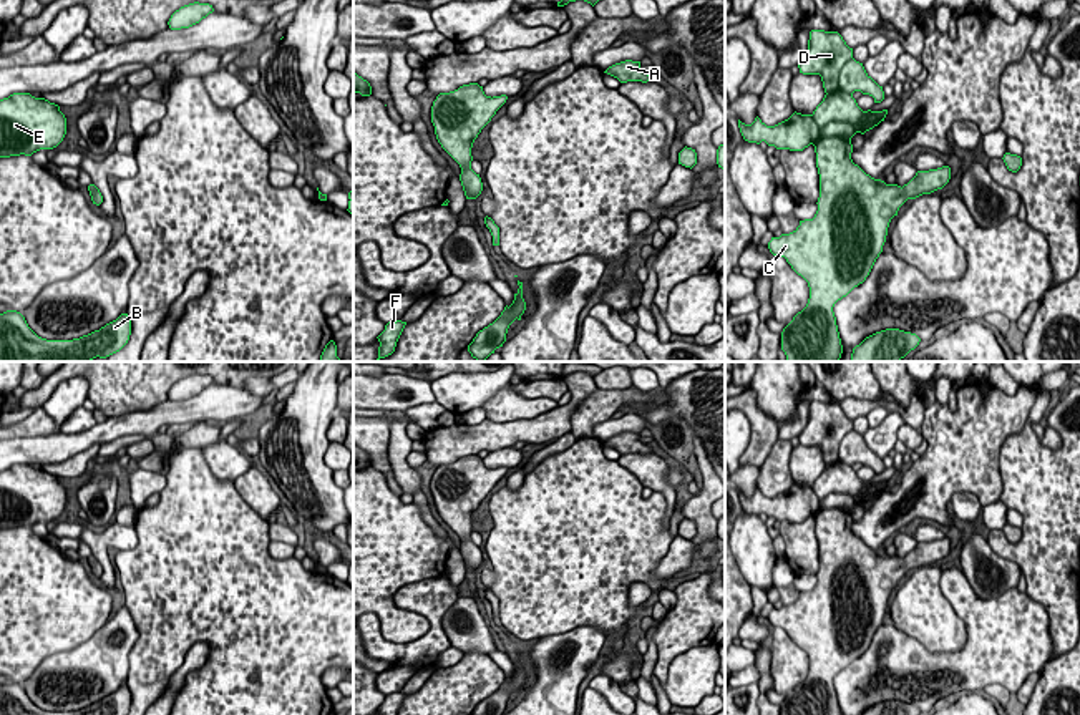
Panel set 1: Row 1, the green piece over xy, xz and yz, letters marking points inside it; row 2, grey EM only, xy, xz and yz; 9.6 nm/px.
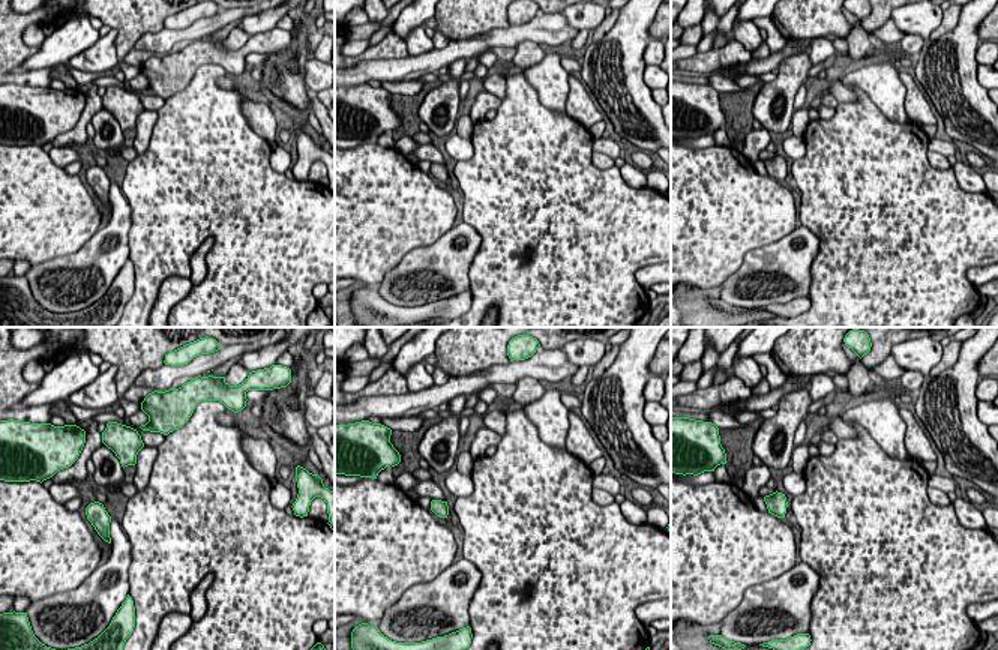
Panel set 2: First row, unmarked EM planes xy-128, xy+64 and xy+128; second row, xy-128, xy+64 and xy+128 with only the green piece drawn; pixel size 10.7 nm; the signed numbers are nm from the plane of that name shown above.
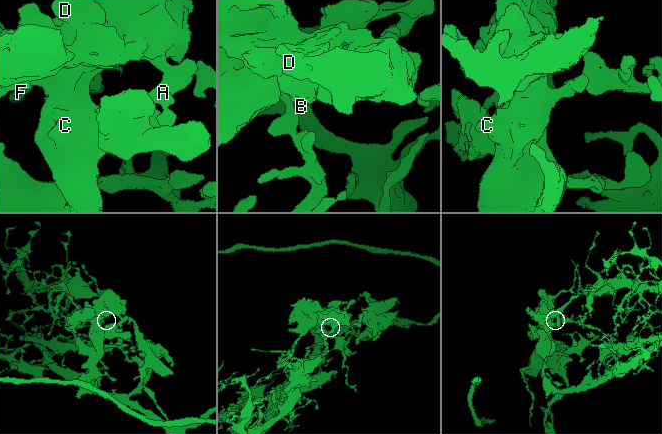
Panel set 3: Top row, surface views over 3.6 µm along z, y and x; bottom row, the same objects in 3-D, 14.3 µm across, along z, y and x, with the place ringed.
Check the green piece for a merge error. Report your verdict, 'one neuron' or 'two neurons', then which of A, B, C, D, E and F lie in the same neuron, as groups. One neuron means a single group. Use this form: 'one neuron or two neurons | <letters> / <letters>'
two neurons | A B C D E / F

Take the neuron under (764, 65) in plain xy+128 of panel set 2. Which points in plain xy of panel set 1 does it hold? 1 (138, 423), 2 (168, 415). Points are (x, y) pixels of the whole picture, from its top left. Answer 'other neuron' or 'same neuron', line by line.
1: same neuron
2: same neuron

